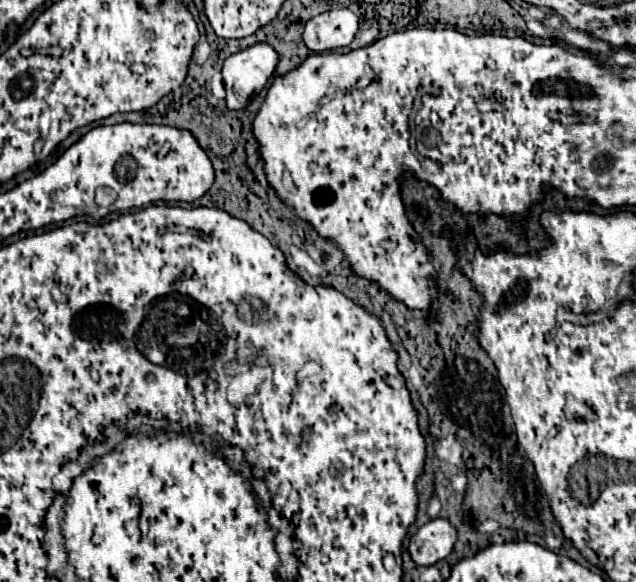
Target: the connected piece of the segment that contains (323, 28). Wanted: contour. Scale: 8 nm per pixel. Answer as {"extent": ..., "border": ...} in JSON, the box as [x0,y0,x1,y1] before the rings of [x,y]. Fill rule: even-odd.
{"extent":[303,8,359,52],"border":[[[343,8],[343,10],[329,10],[305,24],[303,40],[311,52],[325,52],[349,46],[355,38],[359,28],[359,18]]]}

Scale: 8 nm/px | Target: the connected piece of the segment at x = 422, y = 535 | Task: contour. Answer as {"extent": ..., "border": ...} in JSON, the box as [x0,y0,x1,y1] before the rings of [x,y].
{"extent":[409,518,457,566],"border":[[[435,518],[421,526],[409,542],[409,554],[415,564],[431,566],[447,558],[457,542],[455,526],[445,518]]]}

